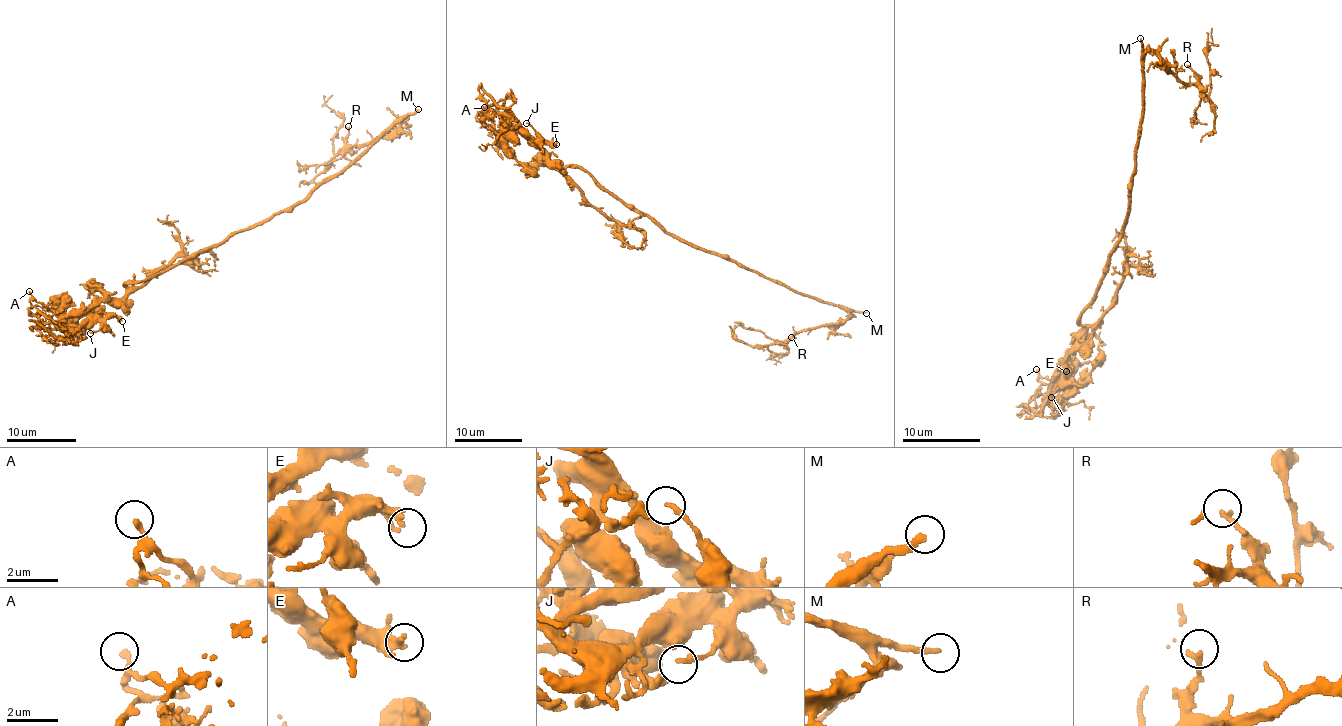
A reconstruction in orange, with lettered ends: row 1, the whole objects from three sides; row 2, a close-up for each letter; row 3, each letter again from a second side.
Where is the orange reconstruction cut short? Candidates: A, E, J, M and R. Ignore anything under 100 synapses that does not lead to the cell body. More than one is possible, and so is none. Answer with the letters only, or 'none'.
M

